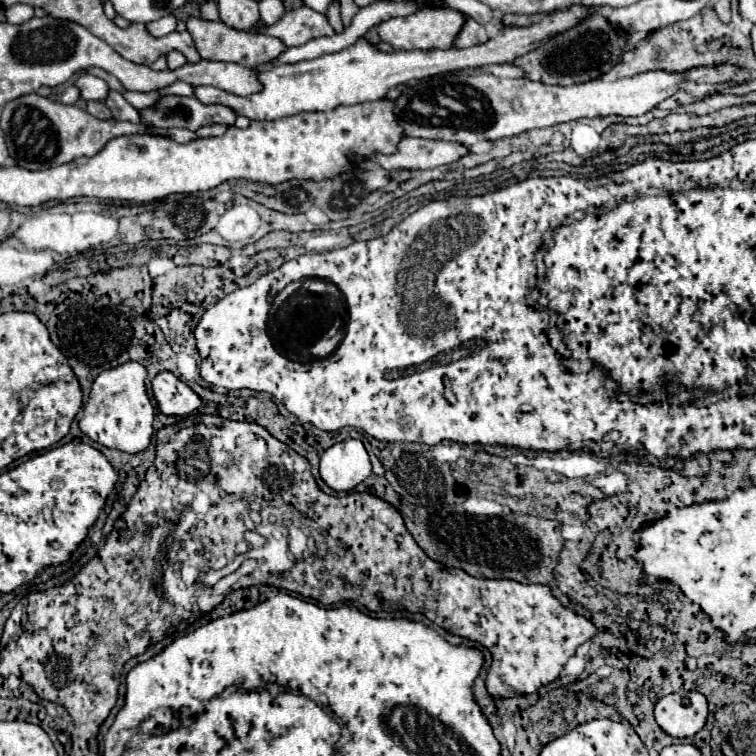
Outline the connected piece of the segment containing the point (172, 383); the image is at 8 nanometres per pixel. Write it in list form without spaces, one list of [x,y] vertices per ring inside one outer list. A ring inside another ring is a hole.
[[[160,372],[152,378],[152,394],[158,410],[166,416],[188,416],[202,406],[200,396],[172,372]]]

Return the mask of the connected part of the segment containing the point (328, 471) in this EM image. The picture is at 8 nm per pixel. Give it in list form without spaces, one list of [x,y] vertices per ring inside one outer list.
[[[348,438],[328,448],[320,458],[320,476],[336,492],[348,492],[372,474],[362,440]]]

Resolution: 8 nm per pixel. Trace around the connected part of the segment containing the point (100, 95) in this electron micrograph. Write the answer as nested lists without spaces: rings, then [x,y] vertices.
[[[82,74],[76,80],[76,86],[82,92],[84,100],[96,100],[96,102],[104,102],[108,98],[108,84],[102,78],[96,78],[92,74]]]

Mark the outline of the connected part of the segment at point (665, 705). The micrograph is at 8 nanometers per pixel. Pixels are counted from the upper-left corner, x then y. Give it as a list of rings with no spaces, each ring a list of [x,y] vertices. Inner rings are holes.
[[[696,690],[668,694],[656,702],[654,718],[658,726],[672,738],[690,738],[706,724],[706,696]]]

